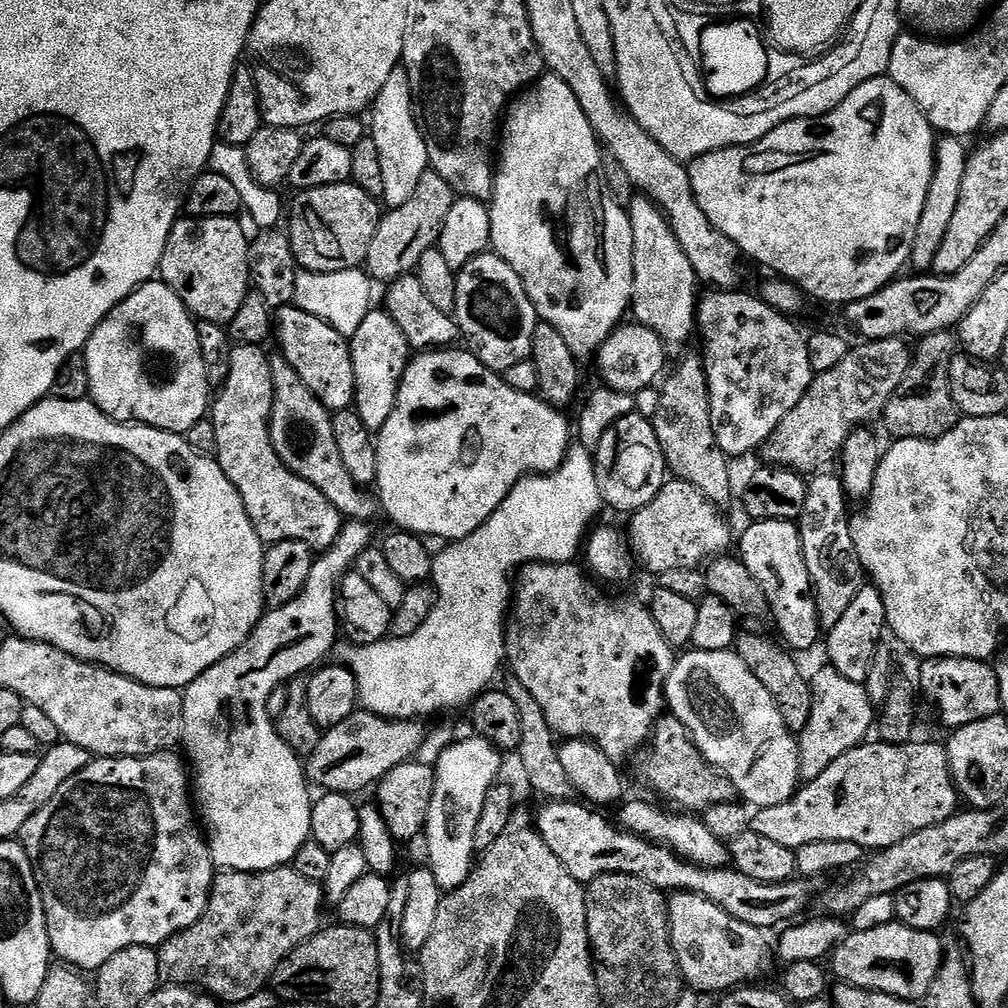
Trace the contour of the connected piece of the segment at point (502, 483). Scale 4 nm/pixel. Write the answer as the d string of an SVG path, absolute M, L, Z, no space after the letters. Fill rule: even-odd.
M447 347L443 350L421 351L413 355L408 362L408 369L400 383L398 398L394 402L394 414L386 418L386 426L375 437L376 457L378 458L378 474L376 475L375 487L378 491L378 504L390 519L396 523L395 527L402 532L411 532L413 536L429 538L433 536L436 540L443 542L455 542L465 540L478 526L488 523L488 519L502 506L502 502L510 494L512 487L526 476L533 474L543 474L546 472L557 472L564 465L570 445L574 440L574 428L564 417L565 413L561 409L554 408L550 404L545 404L543 400L535 395L527 396L518 394L518 390L510 390L506 386L503 375L494 372L478 359L473 352L461 350L459 347Z

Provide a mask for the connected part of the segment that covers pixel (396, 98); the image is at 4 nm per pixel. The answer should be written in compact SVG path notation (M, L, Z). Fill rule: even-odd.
M403 66L396 68L394 74L386 78L386 86L382 86L377 94L370 115L370 138L378 146L378 154L382 158L382 200L385 205L388 203L389 209L394 209L402 206L402 202L410 202L410 194L414 194L418 182L422 182L422 174L430 168L426 142L416 125L410 78Z

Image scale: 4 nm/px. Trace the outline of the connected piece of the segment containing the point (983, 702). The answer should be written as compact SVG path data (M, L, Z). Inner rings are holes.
M941 656L928 658L920 668L919 687L928 695L930 703L936 707L942 723L948 730L970 726L982 718L990 718L1001 711L1000 683L996 668L983 660L967 660L961 656ZM924 687L924 688L923 688Z

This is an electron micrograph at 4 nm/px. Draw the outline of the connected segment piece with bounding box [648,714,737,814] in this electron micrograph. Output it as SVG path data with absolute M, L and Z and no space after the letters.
M664 714L656 721L654 743L651 748L652 757L648 760L648 780L670 803L677 804L677 806L672 805L677 809L683 810L688 814L703 814L714 806L730 804L737 799L734 782L730 782L730 778L726 778L720 772L717 772L712 765L706 762L706 758L700 753L698 746L689 737L686 726L682 726L682 722L678 722L676 716Z

